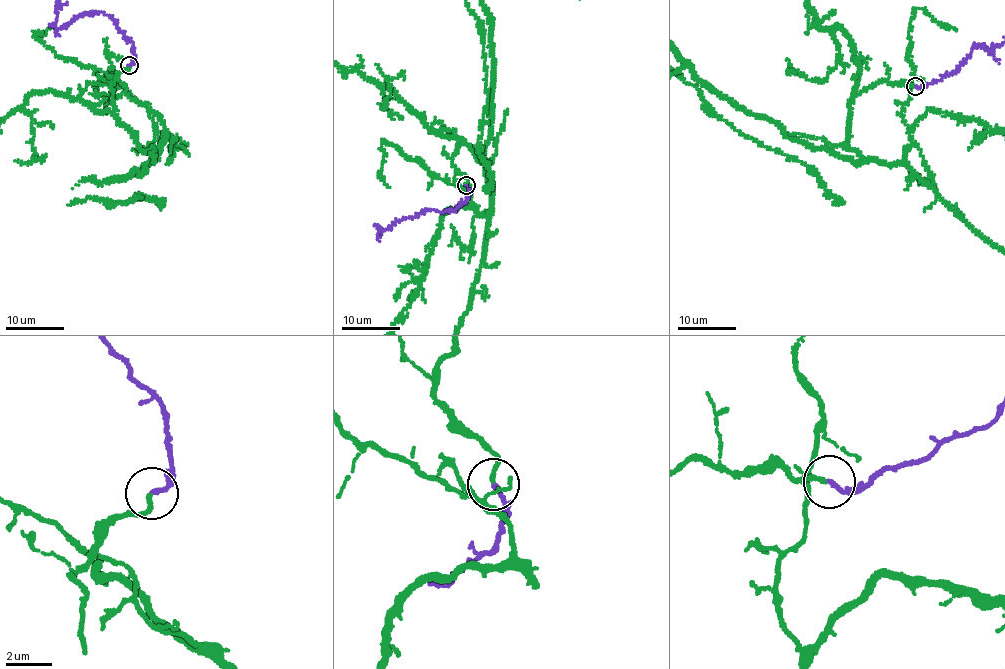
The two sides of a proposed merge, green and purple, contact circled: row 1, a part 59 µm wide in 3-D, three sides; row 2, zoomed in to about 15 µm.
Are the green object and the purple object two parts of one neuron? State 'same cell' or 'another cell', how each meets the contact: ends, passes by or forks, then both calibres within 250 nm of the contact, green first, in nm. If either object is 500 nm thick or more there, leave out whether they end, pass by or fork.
same cell | green ends | purple ends | 200/200 nm

